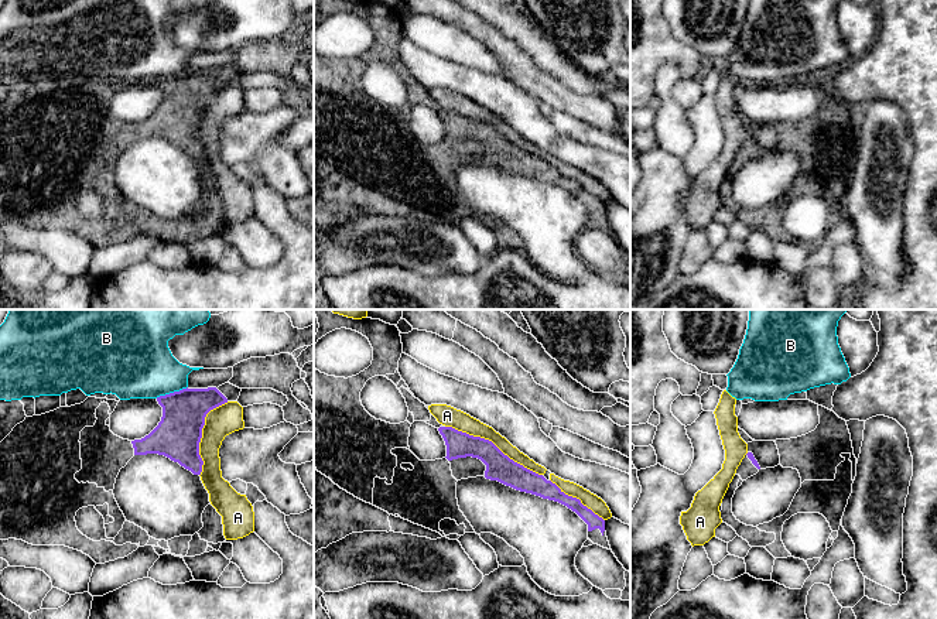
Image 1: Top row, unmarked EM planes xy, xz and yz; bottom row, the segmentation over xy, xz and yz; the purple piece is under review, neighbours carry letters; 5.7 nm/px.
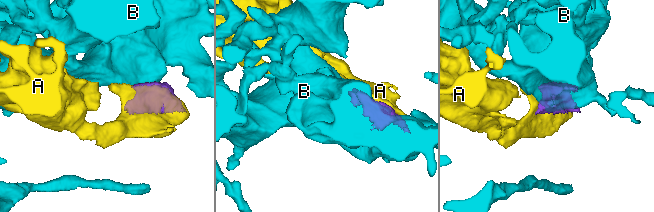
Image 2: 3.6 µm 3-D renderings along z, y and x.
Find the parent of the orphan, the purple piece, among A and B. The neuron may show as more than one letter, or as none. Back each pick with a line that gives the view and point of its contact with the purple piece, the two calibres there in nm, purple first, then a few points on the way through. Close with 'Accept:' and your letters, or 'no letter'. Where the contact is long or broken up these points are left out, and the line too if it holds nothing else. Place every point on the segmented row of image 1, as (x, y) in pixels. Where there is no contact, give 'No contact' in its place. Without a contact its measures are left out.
Accept: no letter

